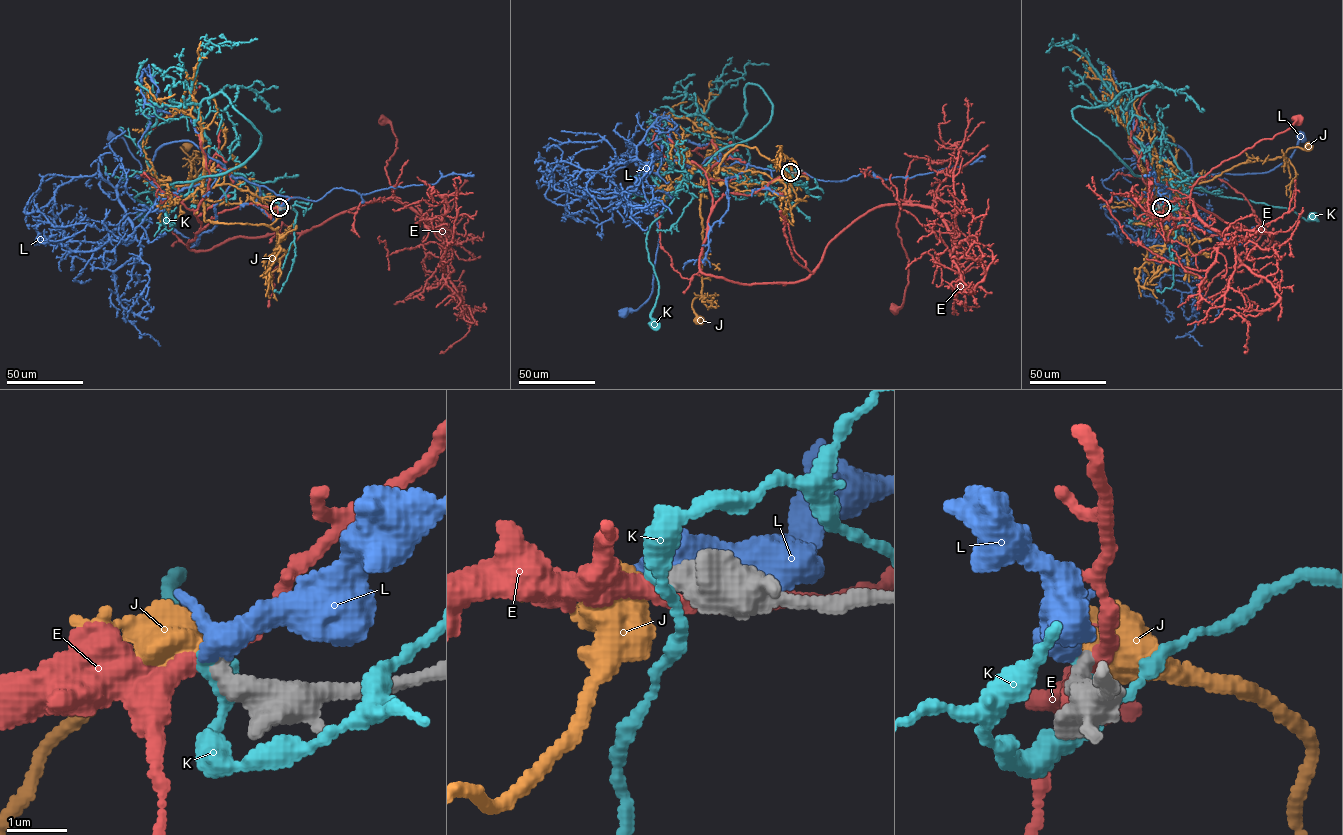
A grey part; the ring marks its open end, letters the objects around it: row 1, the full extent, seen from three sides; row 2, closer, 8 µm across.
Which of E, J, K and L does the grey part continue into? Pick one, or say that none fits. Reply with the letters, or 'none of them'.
J

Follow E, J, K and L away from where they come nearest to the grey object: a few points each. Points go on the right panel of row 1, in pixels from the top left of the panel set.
E: (1161, 207), (1180, 204), (1192, 228), (1265, 250), (1271, 233), (1229, 225), (1191, 192), (1296, 119)
J: (1161, 207), (1166, 213), (1156, 225), (1133, 223), (1162, 221), (1158, 188), (1212, 180), (1242, 163), (1307, 147)
K: (1161, 207), (1171, 204), (1171, 175), (1164, 170), (1155, 174), (1154, 181), (1282, 207), (1307, 220), (1312, 216)
L: (1161, 207), (1159, 185), (1143, 159), (1151, 142), (1180, 147), (1194, 177), (1268, 172), (1290, 157), (1301, 137)

